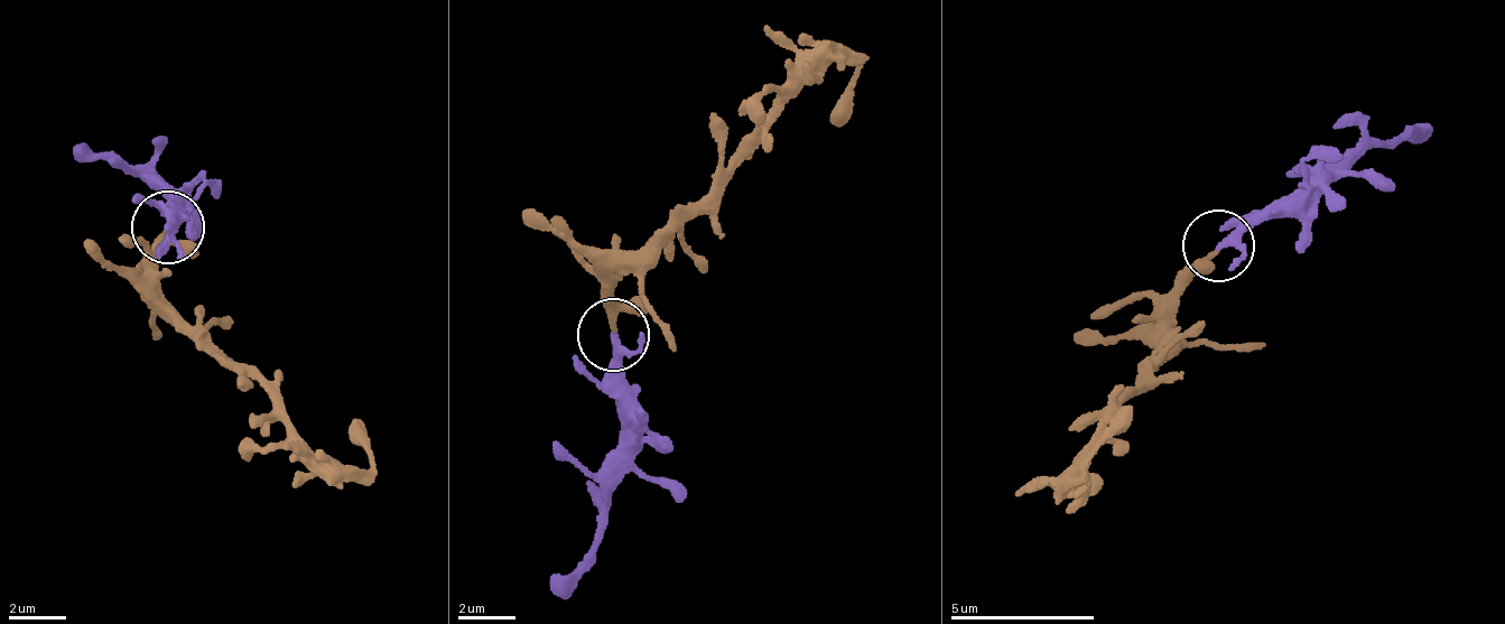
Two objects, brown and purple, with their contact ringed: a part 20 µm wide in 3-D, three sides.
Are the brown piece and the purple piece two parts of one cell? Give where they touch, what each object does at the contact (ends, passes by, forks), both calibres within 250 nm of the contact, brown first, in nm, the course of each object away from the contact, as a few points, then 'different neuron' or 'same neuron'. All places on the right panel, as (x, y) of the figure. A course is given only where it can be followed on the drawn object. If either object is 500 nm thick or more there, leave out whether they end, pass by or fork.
at (1218, 245); brown passes by; purple passes by; 160 nm thick on the brown side, 200 nm on the other; brown runs (1220, 251), (1181, 288), (1171, 351), (1113, 413), (1090, 462), (1074, 475), (1095, 455), (1130, 404); purple runs (1220, 244), (1365, 156), (1409, 138), (1427, 124); same neuron

